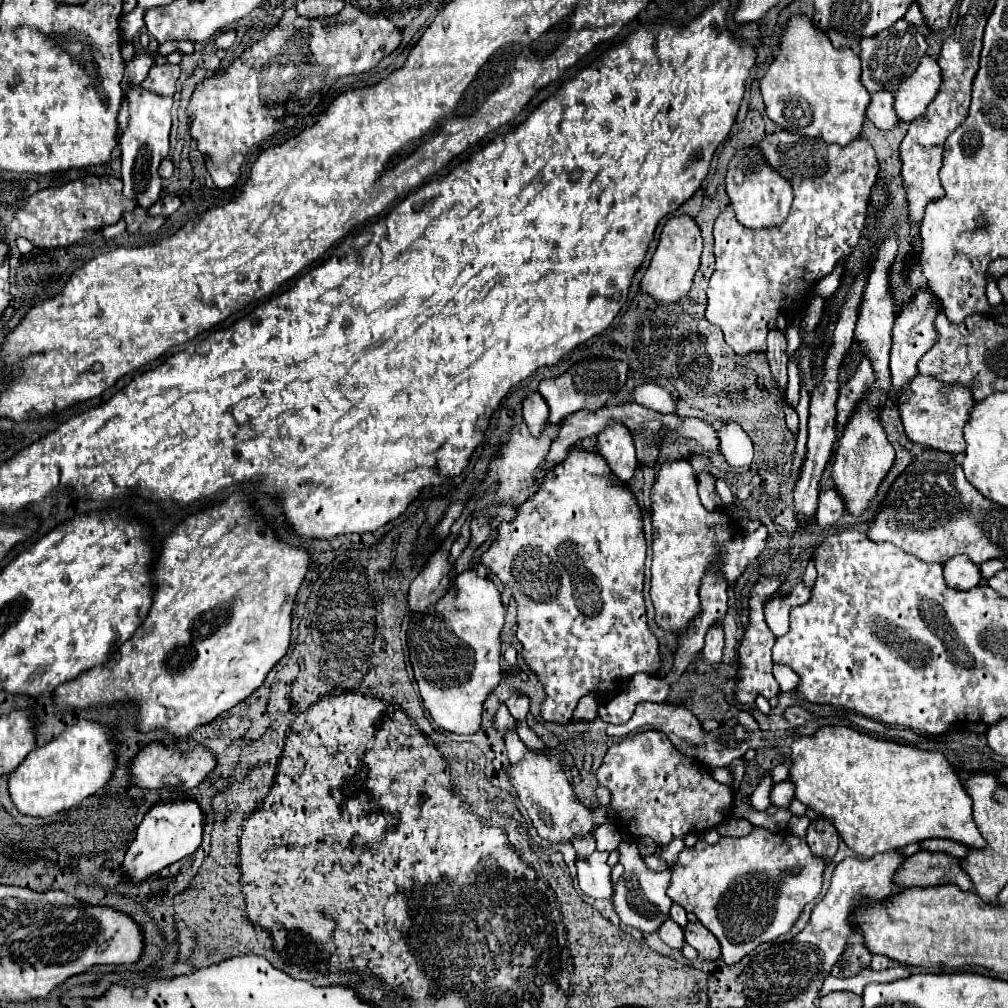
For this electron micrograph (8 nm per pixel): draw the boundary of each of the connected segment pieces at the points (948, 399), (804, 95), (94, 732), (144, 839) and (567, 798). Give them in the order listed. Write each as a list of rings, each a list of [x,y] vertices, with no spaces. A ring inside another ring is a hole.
[[[916,376],[908,390],[898,398],[898,408],[904,424],[904,432],[908,440],[926,444],[934,450],[942,450],[948,454],[962,454],[966,448],[964,442],[964,426],[968,424],[968,416],[972,412],[974,400],[968,388],[964,386],[948,386],[944,388],[938,380],[930,376]]]
[[[796,14],[790,18],[788,26],[780,36],[780,52],[776,60],[770,64],[766,76],[760,80],[762,98],[766,104],[766,114],[772,122],[776,122],[786,132],[810,138],[822,138],[826,144],[850,144],[860,138],[866,108],[870,104],[870,94],[860,82],[860,58],[848,48],[834,48],[828,36],[824,36],[818,28],[814,28],[812,20],[806,14]]]
[[[80,720],[46,746],[32,750],[18,764],[8,776],[8,794],[14,806],[26,816],[48,818],[56,812],[68,810],[96,794],[110,780],[116,766],[114,750],[116,744],[108,738],[108,728],[90,720]]]
[[[158,802],[142,820],[138,826],[136,838],[126,850],[124,862],[122,862],[122,874],[130,878],[130,882],[136,886],[150,878],[152,874],[160,872],[162,868],[182,860],[184,856],[192,854],[200,842],[202,842],[202,828],[204,828],[204,814],[196,802],[174,802],[174,804],[162,804]]]
[[[528,750],[520,764],[510,766],[508,776],[518,792],[522,806],[528,810],[528,816],[534,822],[538,836],[548,842],[572,842],[574,838],[584,838],[592,830],[594,820],[604,822],[614,816],[614,812],[608,806],[600,806],[594,814],[588,812],[588,808],[576,798],[572,784],[566,780],[560,760],[554,758],[550,752],[536,754]]]

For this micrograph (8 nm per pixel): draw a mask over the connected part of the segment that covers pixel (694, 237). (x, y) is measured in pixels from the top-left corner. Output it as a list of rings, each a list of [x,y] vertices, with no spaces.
[[[680,214],[670,218],[662,232],[660,232],[660,242],[656,246],[656,252],[644,272],[644,278],[640,282],[640,290],[652,296],[660,304],[672,304],[688,296],[694,274],[700,266],[700,254],[702,254],[702,236],[696,220],[688,214]]]

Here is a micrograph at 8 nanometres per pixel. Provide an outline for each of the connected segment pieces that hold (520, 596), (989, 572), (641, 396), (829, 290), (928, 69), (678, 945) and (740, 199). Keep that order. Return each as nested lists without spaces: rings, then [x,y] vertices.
[[[582,446],[570,448],[568,458],[562,464],[558,464],[552,472],[548,472],[548,480],[544,480],[544,484],[536,492],[536,496],[532,496],[532,500],[526,500],[524,504],[516,506],[516,518],[512,522],[502,522],[496,536],[490,542],[490,548],[480,554],[478,564],[474,564],[474,566],[484,566],[492,574],[496,574],[500,578],[500,582],[510,588],[512,598],[516,600],[516,610],[518,610],[516,638],[522,642],[522,654],[524,654],[528,668],[532,672],[536,672],[536,676],[540,678],[540,682],[544,684],[544,690],[546,690],[546,700],[542,704],[544,720],[566,724],[572,718],[572,712],[584,694],[594,692],[594,694],[598,694],[598,698],[602,698],[600,702],[606,702],[618,694],[618,688],[620,688],[620,684],[616,684],[618,680],[630,678],[638,672],[654,674],[660,668],[658,640],[648,630],[646,616],[644,616],[646,614],[646,606],[644,606],[644,598],[642,598],[644,558],[646,558],[646,540],[644,540],[644,532],[642,532],[642,512],[640,512],[634,492],[628,488],[628,484],[624,484],[622,480],[618,480],[614,476],[608,462],[602,456],[598,456],[598,452],[586,450]]]
[[[994,558],[994,560],[986,560],[986,562],[980,564],[980,574],[982,574],[984,580],[990,580],[990,578],[992,578],[996,572],[1000,572],[1002,568],[1004,568],[1002,560],[998,560],[998,558]]]
[[[658,384],[638,386],[636,392],[632,394],[632,398],[634,398],[634,402],[638,402],[638,404],[642,404],[642,406],[648,406],[648,408],[652,408],[652,410],[664,412],[664,414],[676,412],[674,398],[670,396],[668,390],[664,390],[664,388],[658,386]]]
[[[846,262],[836,264],[834,270],[832,270],[828,276],[820,278],[820,280],[814,284],[814,292],[816,292],[820,298],[832,296],[832,294],[836,292],[836,288],[840,286],[840,278],[842,278],[842,274],[844,274],[844,268],[846,268]]]
[[[924,56],[916,68],[916,72],[904,80],[894,96],[896,112],[900,120],[912,122],[920,118],[928,104],[934,100],[942,82],[942,70],[934,56]]]
[[[668,918],[668,920],[660,926],[658,934],[660,934],[662,942],[668,944],[670,948],[674,948],[674,950],[682,950],[682,944],[684,944],[684,930],[682,930],[680,926],[676,926],[674,920]]]
[[[748,146],[740,150],[728,168],[726,174],[726,192],[730,196],[736,218],[748,228],[778,228],[788,218],[788,210],[792,204],[792,188],[788,180],[778,176],[776,172],[758,172],[756,166],[766,166],[756,146]]]

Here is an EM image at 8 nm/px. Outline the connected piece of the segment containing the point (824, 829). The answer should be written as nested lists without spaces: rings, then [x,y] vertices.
[[[818,816],[818,820],[814,820],[810,826],[808,826],[808,834],[806,834],[806,842],[810,846],[810,850],[814,852],[814,856],[830,862],[838,850],[838,844],[840,844],[840,838],[838,838],[838,832],[836,828],[822,816]]]

